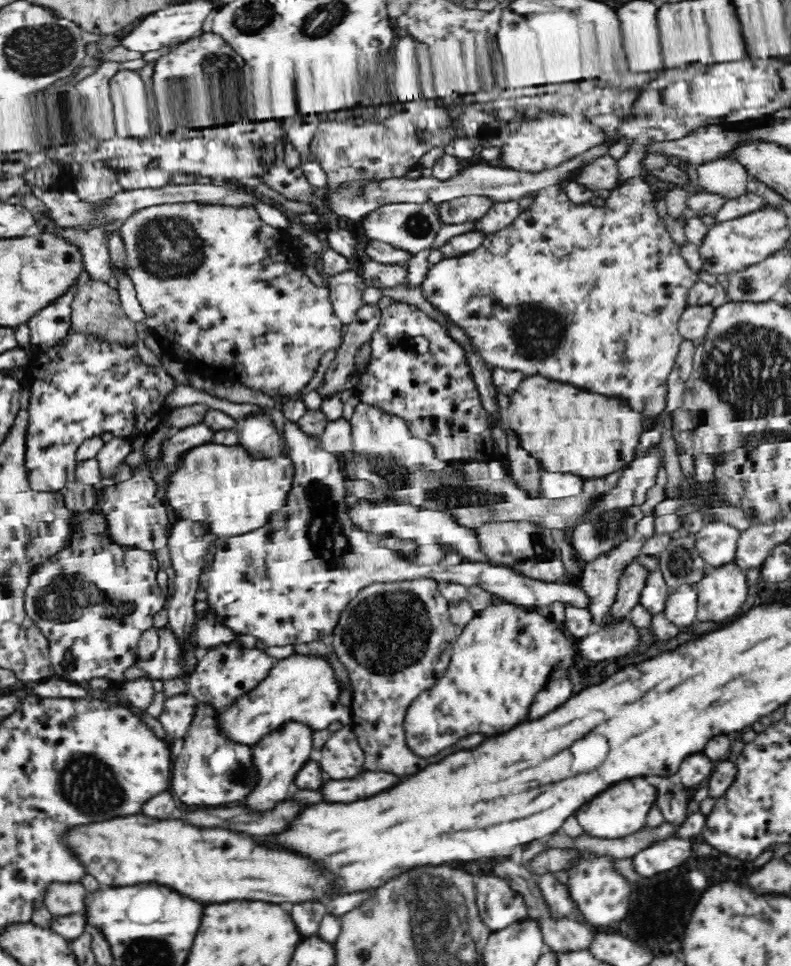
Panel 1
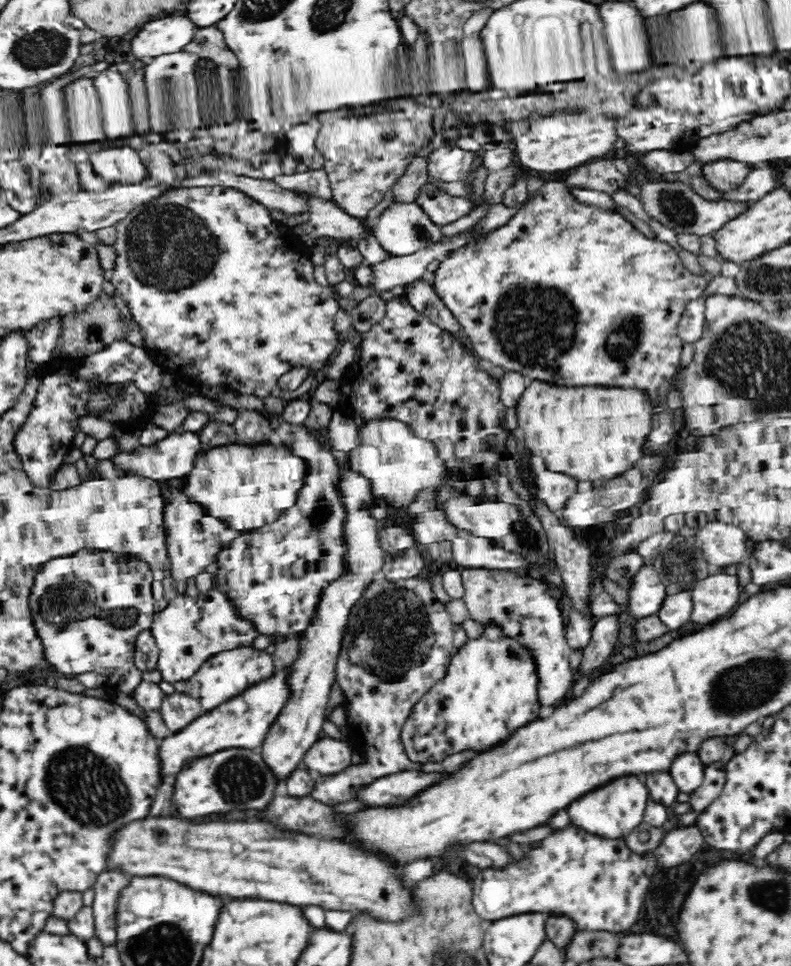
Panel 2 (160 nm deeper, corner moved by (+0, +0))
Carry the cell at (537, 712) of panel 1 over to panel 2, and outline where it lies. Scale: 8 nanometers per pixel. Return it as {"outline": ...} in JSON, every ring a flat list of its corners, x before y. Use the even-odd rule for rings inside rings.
{"outline":[[461,568,466,587,464,601,472,620,484,624,490,619,503,625,504,632,532,650,540,677,538,704,554,706,566,698,573,686,575,670,570,660,571,648,565,637,567,615,562,611,553,587,541,578,522,576,514,570]]}

